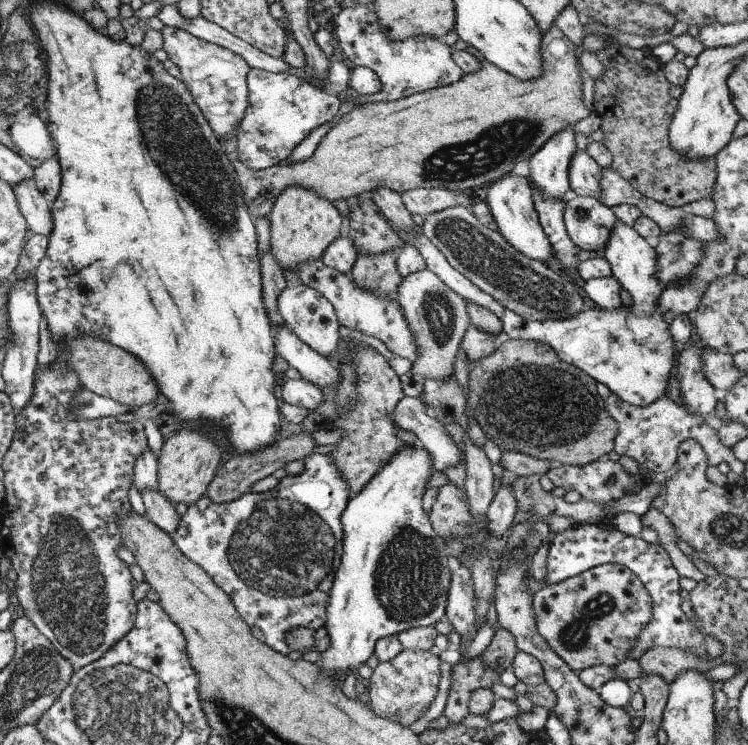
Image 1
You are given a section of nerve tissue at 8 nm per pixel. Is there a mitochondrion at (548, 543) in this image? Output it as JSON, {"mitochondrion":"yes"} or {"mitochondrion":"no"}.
{"mitochondrion":"no"}

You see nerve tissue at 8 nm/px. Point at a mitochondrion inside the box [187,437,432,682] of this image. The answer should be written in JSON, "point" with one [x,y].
{"point":[284,548]}

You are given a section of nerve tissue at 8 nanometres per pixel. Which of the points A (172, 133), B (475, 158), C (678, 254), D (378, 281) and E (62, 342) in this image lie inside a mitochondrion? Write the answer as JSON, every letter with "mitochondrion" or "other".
{"A":"mitochondrion","B":"mitochondrion","C":"mitochondrion","D":"other","E":"other"}

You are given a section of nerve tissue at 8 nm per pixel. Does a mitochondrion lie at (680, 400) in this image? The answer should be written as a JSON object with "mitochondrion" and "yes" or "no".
{"mitochondrion":"no"}

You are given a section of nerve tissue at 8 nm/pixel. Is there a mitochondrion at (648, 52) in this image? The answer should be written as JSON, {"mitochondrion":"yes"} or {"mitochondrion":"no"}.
{"mitochondrion":"no"}

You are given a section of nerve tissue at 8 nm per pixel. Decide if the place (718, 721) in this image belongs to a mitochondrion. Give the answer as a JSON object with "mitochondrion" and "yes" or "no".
{"mitochondrion":"no"}

